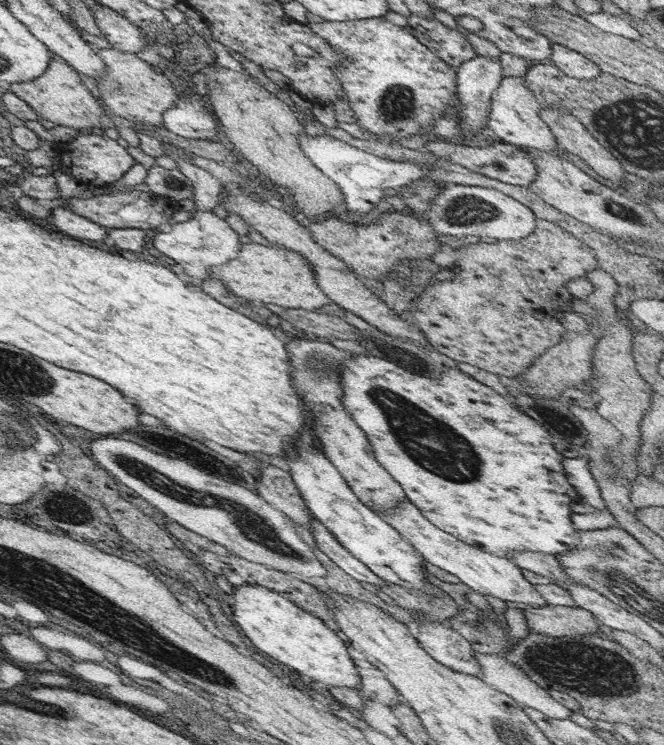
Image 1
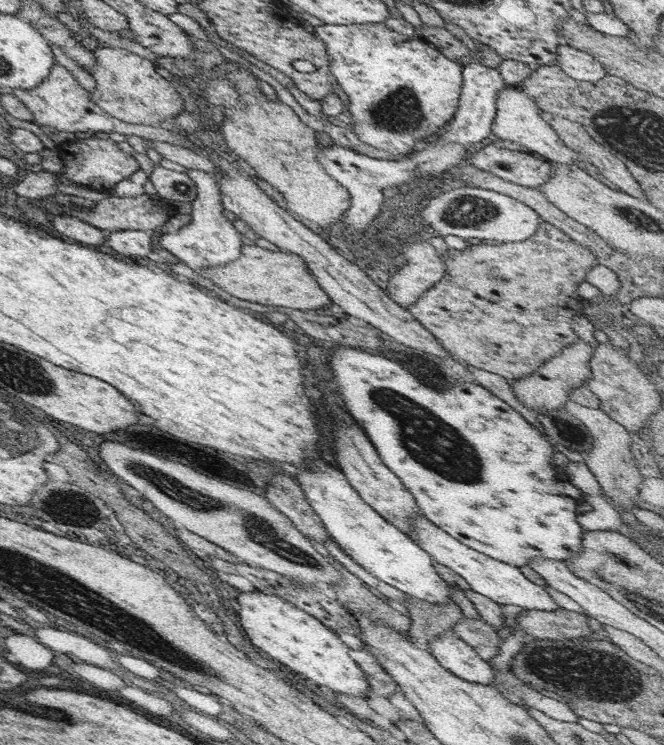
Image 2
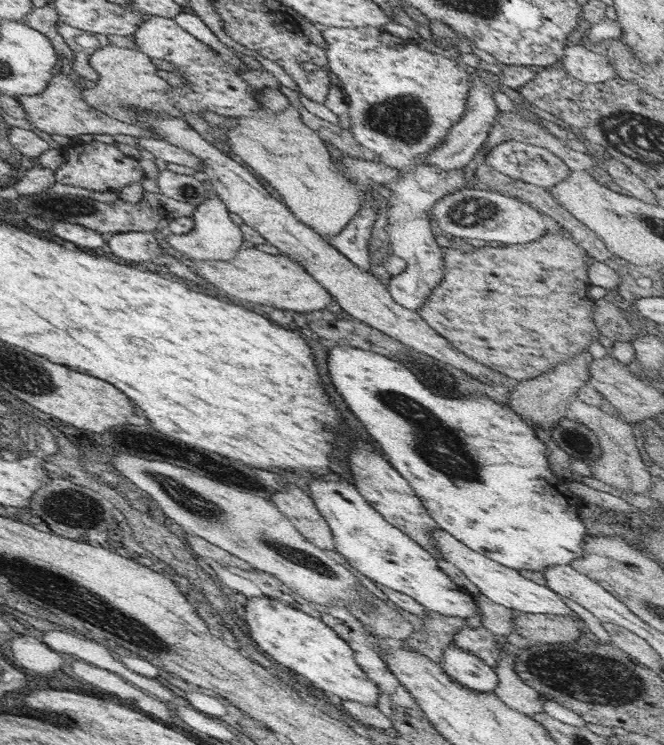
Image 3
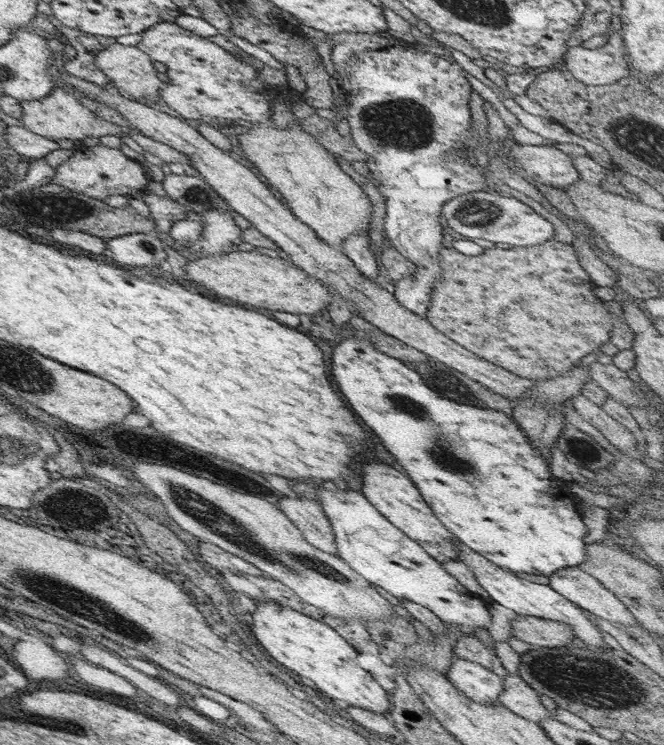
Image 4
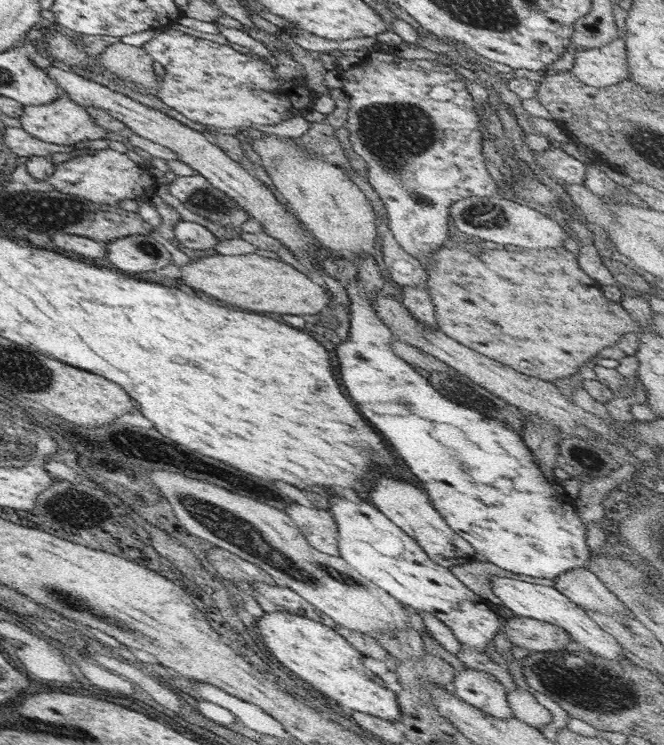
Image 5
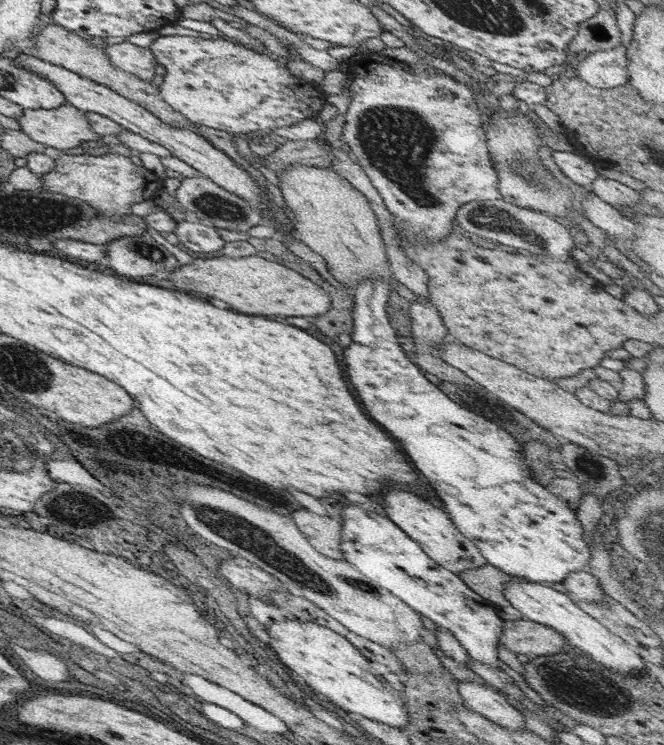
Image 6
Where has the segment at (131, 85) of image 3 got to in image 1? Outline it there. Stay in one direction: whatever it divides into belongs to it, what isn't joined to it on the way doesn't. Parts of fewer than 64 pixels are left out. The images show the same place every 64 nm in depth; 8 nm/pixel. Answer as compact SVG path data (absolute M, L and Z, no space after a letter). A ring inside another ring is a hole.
M114 47L96 51L106 66L104 74L100 73L97 80L99 102L103 103L104 108L124 120L161 128L164 124L163 114L178 104L178 92L172 82L164 74L154 71L150 64L140 59L136 53L118 51Z

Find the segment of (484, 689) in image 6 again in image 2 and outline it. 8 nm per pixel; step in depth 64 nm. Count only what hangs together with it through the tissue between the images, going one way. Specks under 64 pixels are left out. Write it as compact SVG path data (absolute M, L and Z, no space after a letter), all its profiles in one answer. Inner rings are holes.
M454 633L429 641L430 654L453 676L468 682L492 685L493 670L469 644L459 640Z

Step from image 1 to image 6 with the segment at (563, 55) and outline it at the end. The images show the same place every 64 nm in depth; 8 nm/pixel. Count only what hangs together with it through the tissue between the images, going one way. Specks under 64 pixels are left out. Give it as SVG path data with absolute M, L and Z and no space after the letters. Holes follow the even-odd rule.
M627 46L590 52L576 67L578 76L590 86L610 89L629 82Z

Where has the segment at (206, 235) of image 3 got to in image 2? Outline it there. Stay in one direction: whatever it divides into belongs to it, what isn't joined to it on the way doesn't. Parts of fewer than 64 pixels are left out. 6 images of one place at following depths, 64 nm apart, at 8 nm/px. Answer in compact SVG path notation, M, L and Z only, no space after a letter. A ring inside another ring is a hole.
M188 168L186 174L197 186L197 197L191 203L191 222L175 234L163 234L159 238L159 243L196 273L207 274L203 270L208 272L210 268L233 262L240 256L243 235L234 227L232 221L224 216L222 210L225 208L221 201L217 177L213 173L202 172L197 168Z

